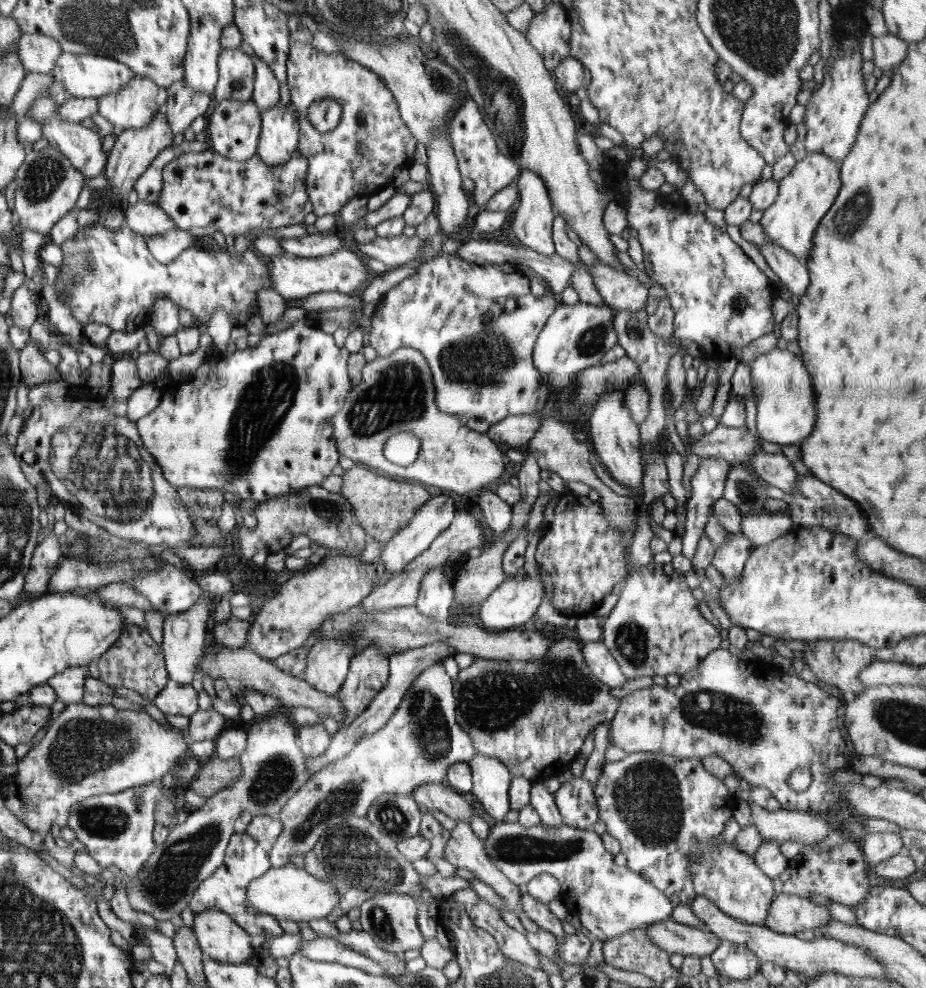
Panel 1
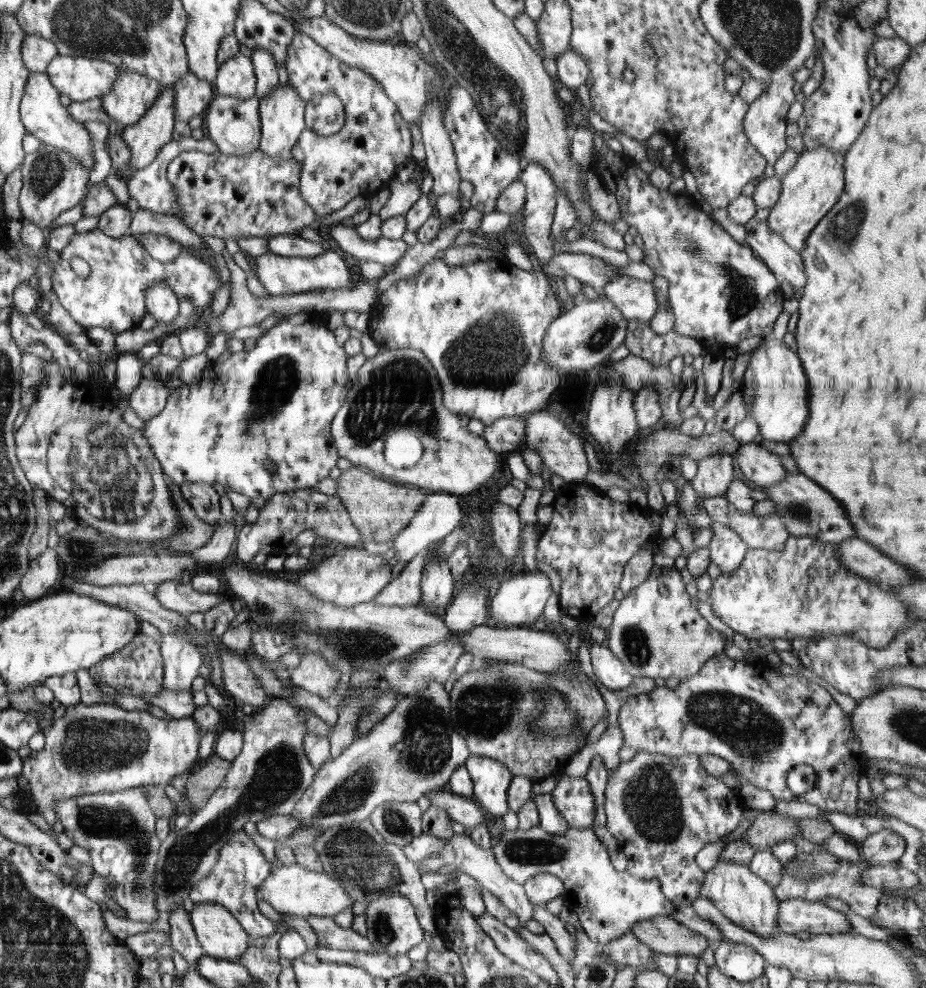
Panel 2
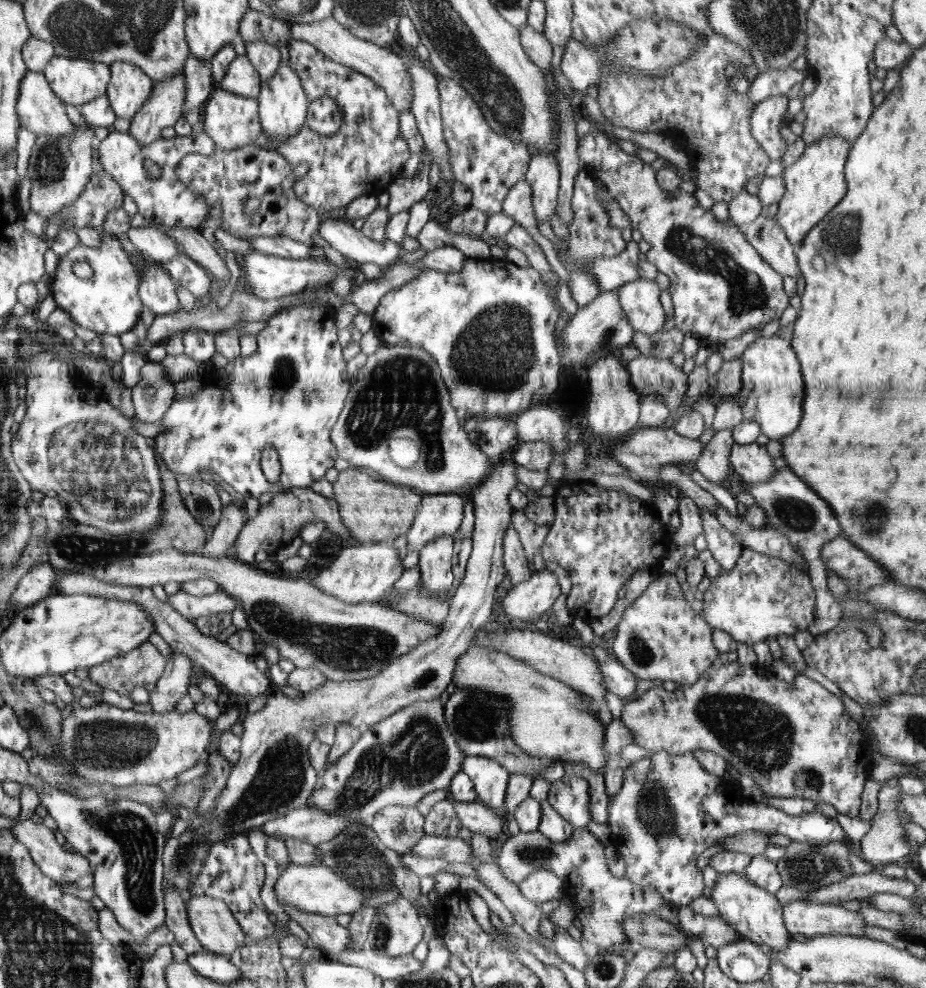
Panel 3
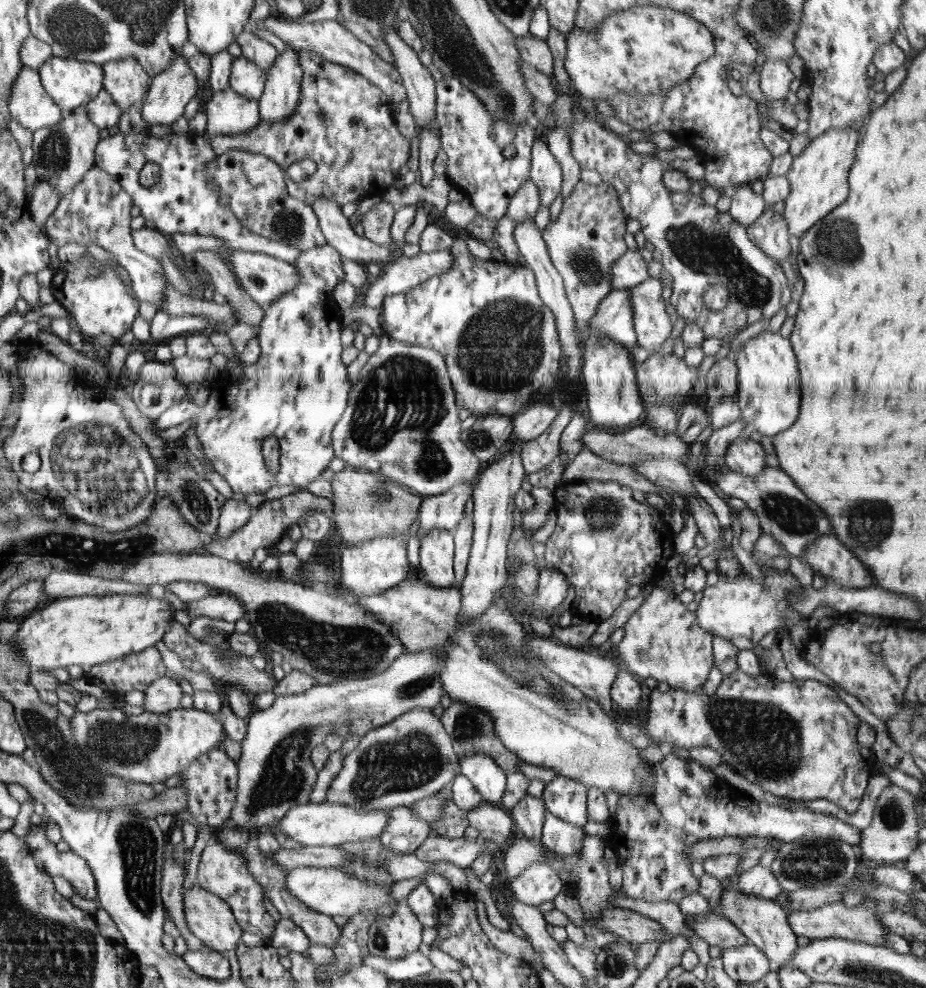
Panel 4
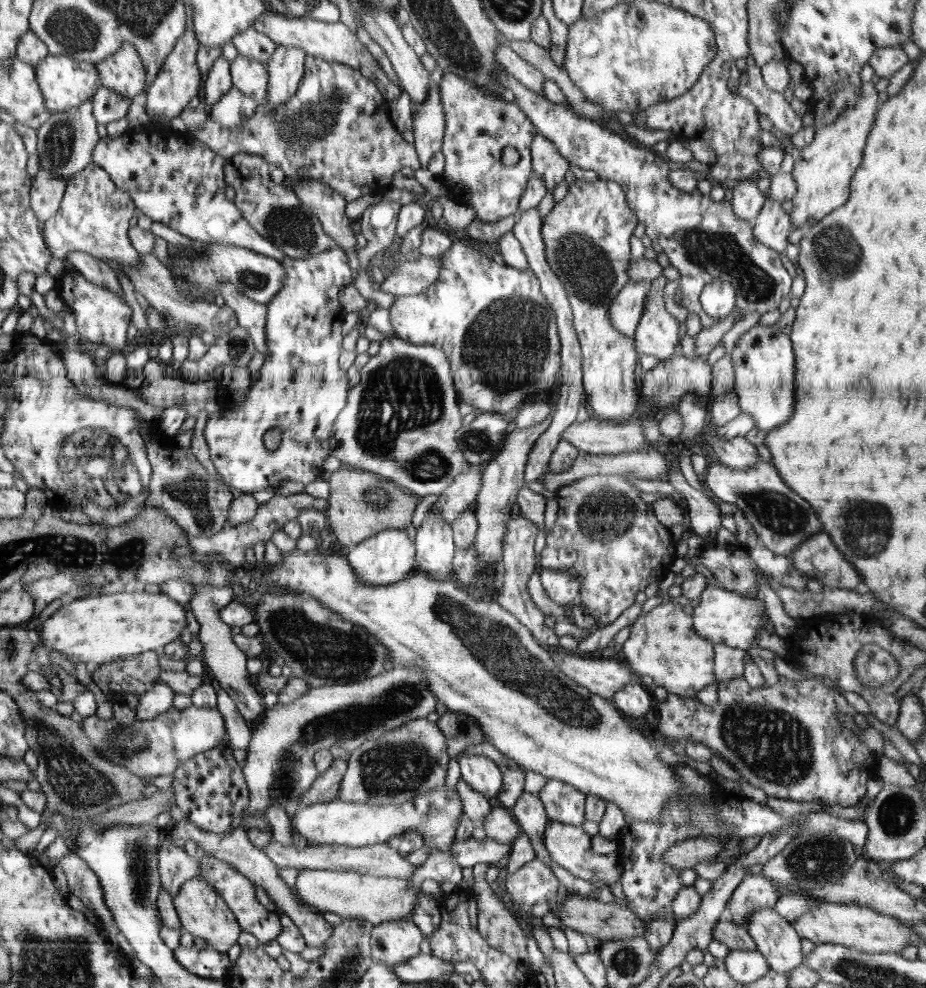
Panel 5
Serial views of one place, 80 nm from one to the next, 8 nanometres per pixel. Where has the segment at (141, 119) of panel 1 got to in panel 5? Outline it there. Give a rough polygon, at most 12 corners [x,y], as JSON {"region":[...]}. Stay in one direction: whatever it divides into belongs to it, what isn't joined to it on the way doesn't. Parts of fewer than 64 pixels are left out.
{"region":[[133,44],[94,65],[100,86],[133,99],[148,70]]}

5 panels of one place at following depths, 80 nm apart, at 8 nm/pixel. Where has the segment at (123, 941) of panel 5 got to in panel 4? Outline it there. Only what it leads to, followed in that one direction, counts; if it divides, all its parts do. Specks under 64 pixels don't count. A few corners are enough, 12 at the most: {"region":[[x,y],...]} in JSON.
{"region":[[45,827],[24,839],[46,874],[62,876],[82,898],[97,902],[95,876],[84,857],[61,853]]}

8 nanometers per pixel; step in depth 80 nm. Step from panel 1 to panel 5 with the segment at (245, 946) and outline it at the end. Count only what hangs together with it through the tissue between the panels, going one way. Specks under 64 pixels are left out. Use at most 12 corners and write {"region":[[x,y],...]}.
{"region":[[202,878],[173,903],[183,930],[227,953],[240,936],[232,909]]}

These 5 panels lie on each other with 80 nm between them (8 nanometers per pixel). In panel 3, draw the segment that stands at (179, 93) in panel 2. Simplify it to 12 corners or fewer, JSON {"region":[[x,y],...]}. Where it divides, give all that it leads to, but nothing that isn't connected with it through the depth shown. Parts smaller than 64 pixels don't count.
{"region":[[186,60],[183,113],[199,109],[212,93],[209,64]]}

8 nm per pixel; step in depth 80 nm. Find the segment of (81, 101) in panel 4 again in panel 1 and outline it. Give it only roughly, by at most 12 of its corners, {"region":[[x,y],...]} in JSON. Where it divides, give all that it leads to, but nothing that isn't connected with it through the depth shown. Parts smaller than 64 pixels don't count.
{"region":[[63,52],[51,73],[74,98],[100,99],[134,79],[121,61]]}

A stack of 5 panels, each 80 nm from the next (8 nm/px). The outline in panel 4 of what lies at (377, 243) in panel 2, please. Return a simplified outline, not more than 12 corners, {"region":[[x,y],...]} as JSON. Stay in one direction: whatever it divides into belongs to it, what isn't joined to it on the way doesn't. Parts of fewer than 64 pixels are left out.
{"region":[[332,199],[312,208],[326,242],[359,264],[386,263],[388,248],[359,236]]}

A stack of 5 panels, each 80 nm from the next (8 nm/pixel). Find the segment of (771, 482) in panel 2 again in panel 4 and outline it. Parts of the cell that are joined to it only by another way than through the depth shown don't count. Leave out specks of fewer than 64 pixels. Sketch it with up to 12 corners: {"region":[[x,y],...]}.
{"region":[[740,436],[723,457],[730,470],[756,478],[765,469],[760,443]]}

